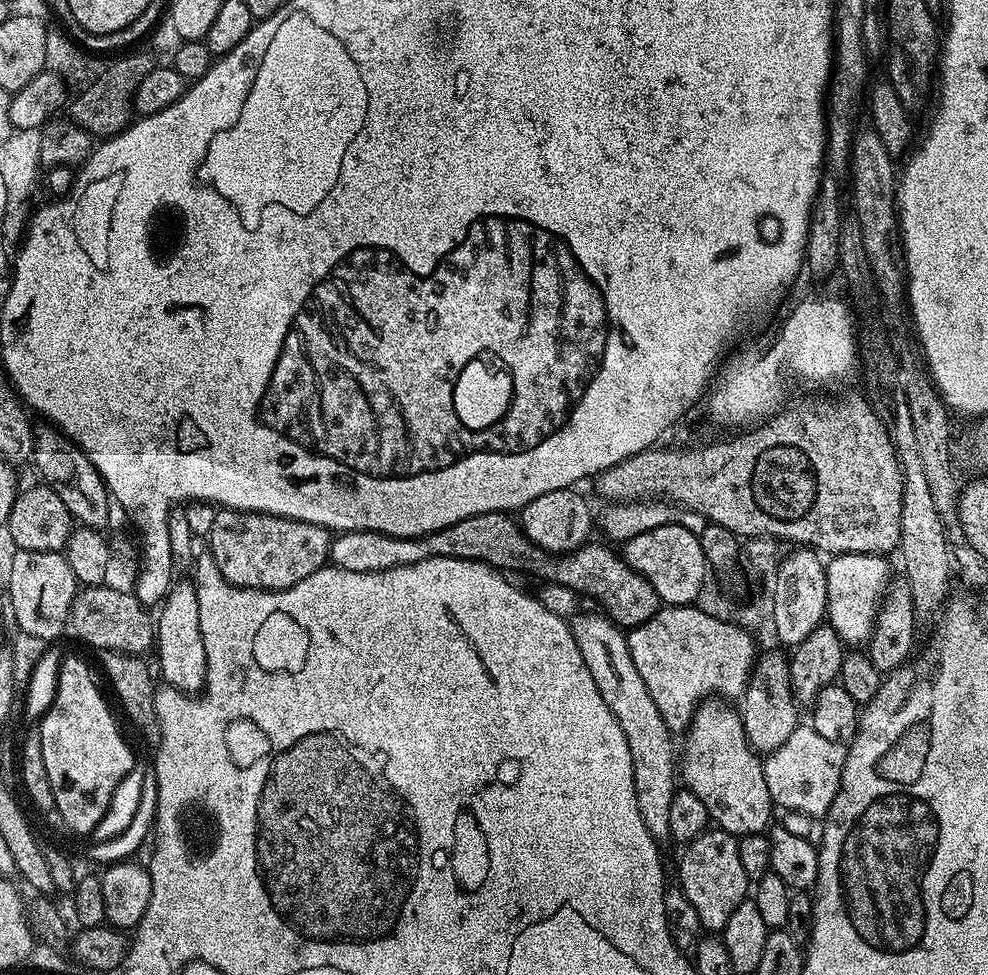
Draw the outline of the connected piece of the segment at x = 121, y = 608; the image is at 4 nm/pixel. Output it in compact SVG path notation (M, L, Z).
M104 584L81 587L70 606L67 631L73 632L84 644L104 652L123 652L140 656L153 647L156 639L154 616L140 599L131 593L114 590Z

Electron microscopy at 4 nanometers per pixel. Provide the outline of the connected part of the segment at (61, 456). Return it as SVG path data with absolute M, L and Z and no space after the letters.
M47 422L37 423L33 427L33 465L36 464L39 476L70 511L73 521L81 527L105 531L110 522L112 499L104 480L88 456L75 443L60 432L55 425Z

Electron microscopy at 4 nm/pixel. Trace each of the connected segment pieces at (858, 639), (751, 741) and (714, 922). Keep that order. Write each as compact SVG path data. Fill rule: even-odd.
M842 554L832 556L826 564L826 590L828 591L827 623L848 646L867 645L876 625L876 614L890 575L883 555Z
M768 652L759 657L754 671L748 678L748 690L738 704L740 721L748 739L748 746L758 754L778 750L801 723L800 712L790 686L789 657L780 652Z
M712 826L701 836L691 840L683 849L684 857L680 860L680 884L684 887L684 896L688 899L689 906L696 911L701 926L712 934L724 929L726 922L730 922L730 914L734 914L734 909L738 907L738 902L742 902L750 892L748 875L746 870L742 870L742 862L738 858L739 845L740 841L737 837Z

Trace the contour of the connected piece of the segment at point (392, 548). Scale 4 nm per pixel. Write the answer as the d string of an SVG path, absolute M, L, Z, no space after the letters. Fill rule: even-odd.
M483 512L470 518L462 518L462 522L454 522L454 526L434 530L425 536L391 536L366 531L341 532L333 539L328 559L342 570L359 572L381 572L398 566L414 566L416 562L426 562L430 558L477 560L508 574L529 572L532 576L541 576L541 581L566 586L581 597L589 596L590 599L597 600L608 619L621 628L637 628L660 611L661 598L654 586L650 586L650 582L646 582L642 574L635 572L624 561L623 555L616 553L615 556L607 548L609 545L604 544L589 542L581 548L575 548L573 552L563 554L544 552L521 532L519 523L511 515Z

